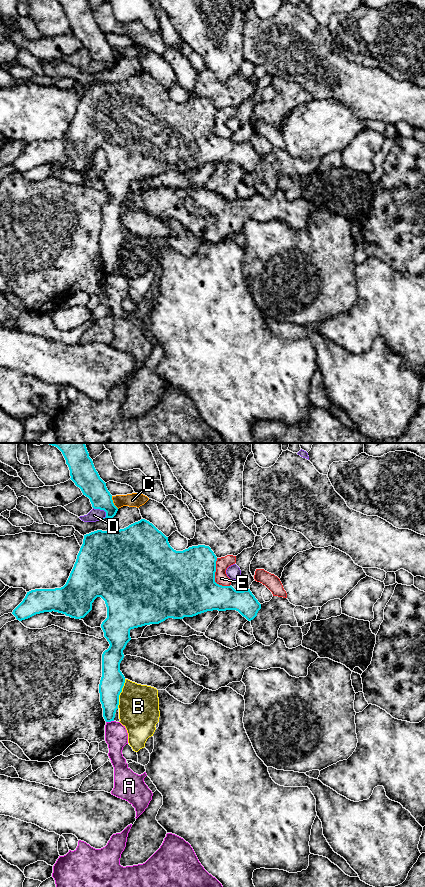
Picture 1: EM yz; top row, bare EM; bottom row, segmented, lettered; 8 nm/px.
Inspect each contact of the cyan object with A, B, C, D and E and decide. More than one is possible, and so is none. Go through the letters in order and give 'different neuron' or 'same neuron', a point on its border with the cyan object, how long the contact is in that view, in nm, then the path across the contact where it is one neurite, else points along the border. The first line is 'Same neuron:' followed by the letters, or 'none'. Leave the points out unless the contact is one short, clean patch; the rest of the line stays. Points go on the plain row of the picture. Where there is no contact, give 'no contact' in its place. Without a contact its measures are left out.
Same neuron: none
A: different neuron; meets cyan in yz at (109, 273); contact 70 nm long; border along yz (113, 272), (106, 274)
B: different neuron; meets cyan in yz at (120, 244); contact 240 nm long; border along yz (125, 231), (117, 259)
C: different neuron; meets cyan in yz at (112, 54); contact 120 nm long; border along yz (111, 48), (112, 54), (118, 60)
D: different neuron; meets cyan in yz at (101, 61); contact 130 nm long
E: different neuron; meets cyan in yz at (214, 129); contact 260 nm long

